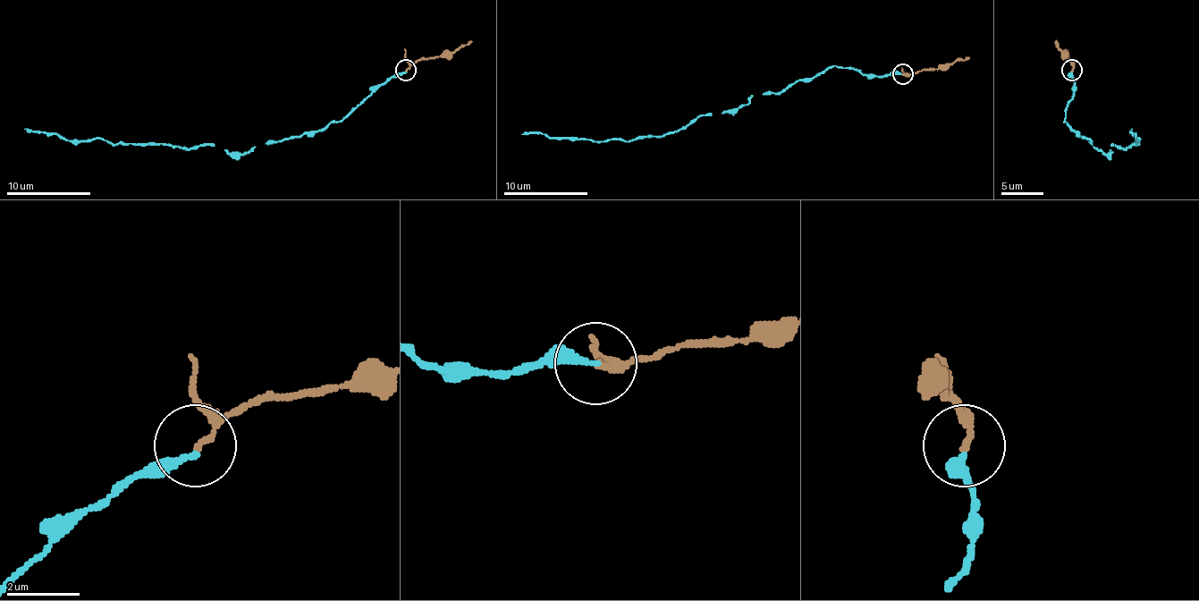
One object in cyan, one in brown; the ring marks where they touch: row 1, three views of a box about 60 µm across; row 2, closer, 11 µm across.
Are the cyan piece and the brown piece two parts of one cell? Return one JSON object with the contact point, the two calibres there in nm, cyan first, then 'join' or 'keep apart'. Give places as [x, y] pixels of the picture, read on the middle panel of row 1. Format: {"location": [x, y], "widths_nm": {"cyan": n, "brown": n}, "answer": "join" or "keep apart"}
{"location": [902, 74], "widths_nm": {"cyan": 200, "brown": 170}, "answer": "keep apart"}

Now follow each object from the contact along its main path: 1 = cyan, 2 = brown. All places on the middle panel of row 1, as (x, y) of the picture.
1: (902, 74), (828, 66), (776, 93), (627, 142), (521, 133)
2: (902, 74), (946, 68), (957, 60), (969, 57)

